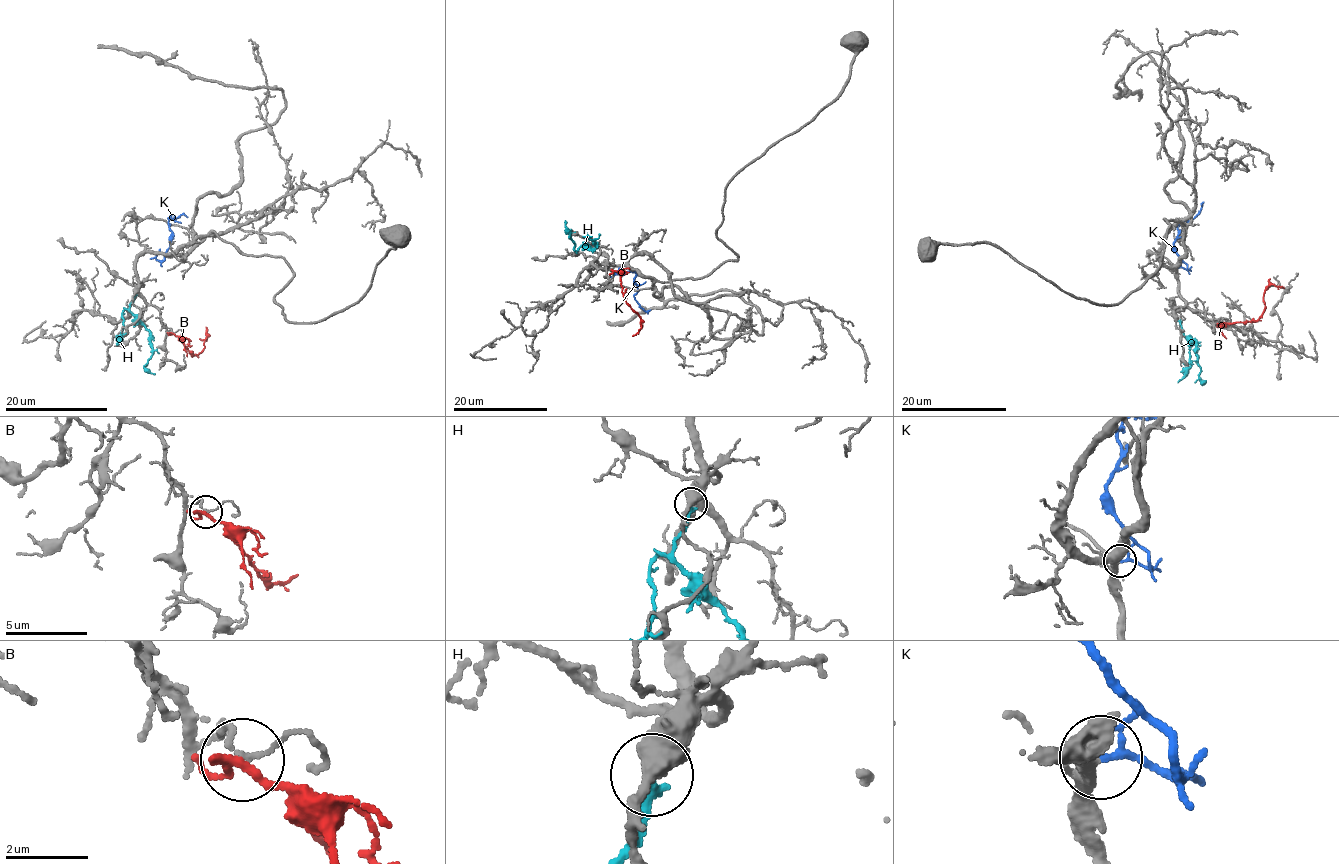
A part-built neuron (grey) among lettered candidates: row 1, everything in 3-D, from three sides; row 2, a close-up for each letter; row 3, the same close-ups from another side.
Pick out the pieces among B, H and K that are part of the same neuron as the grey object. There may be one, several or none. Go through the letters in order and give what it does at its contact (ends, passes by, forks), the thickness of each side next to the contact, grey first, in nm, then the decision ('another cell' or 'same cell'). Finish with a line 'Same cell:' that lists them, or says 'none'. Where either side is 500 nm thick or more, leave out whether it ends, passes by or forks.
B: it passes by; 100 nm thick on the grey side, 190 nm on the other; another cell
H: it ends there; 480 nm thick on the grey side, 260 nm on the other; another cell
K: it passes by; 360 nm thick on the grey side, 130 nm on the other; same cell
Same cell: K

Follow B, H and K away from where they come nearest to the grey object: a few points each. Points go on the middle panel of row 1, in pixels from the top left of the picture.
B: (615, 271), (620, 275), (625, 301), (640, 318), (641, 328), (632, 335)
H: (591, 246), (583, 245), (593, 250), (593, 239), (585, 234), (592, 236)
K: (619, 267), (616, 273), (635, 272), (637, 290), (634, 299), (646, 311), (650, 309)

